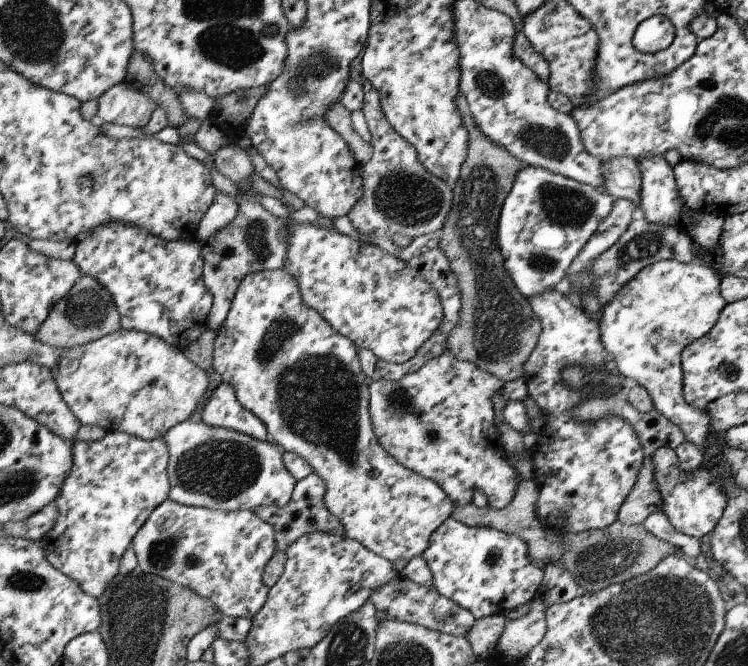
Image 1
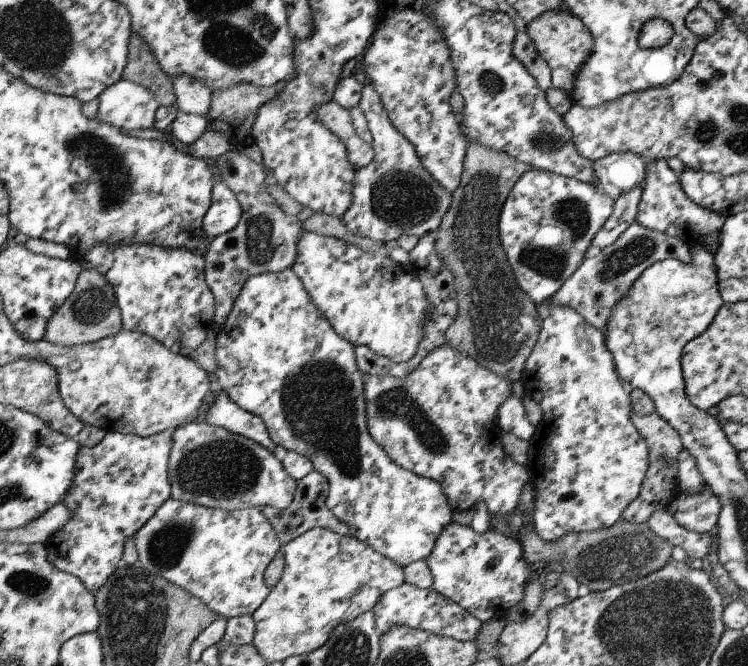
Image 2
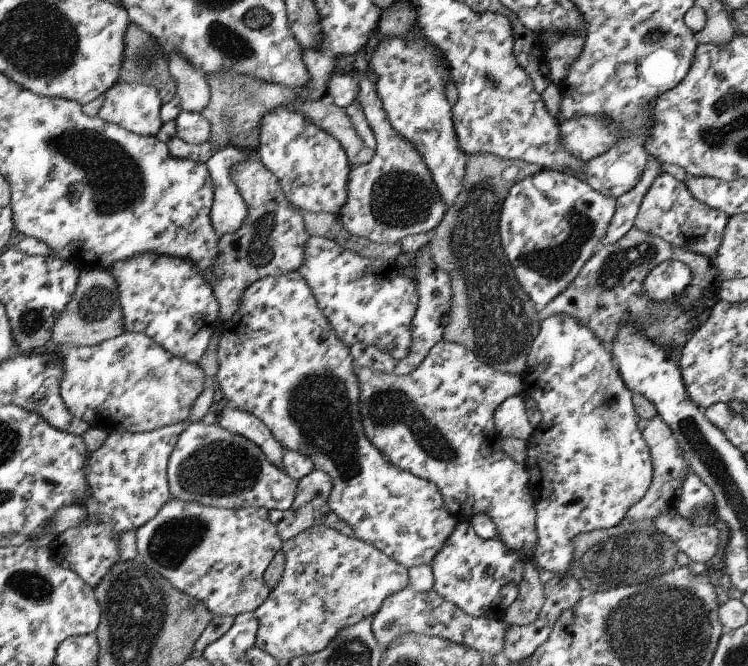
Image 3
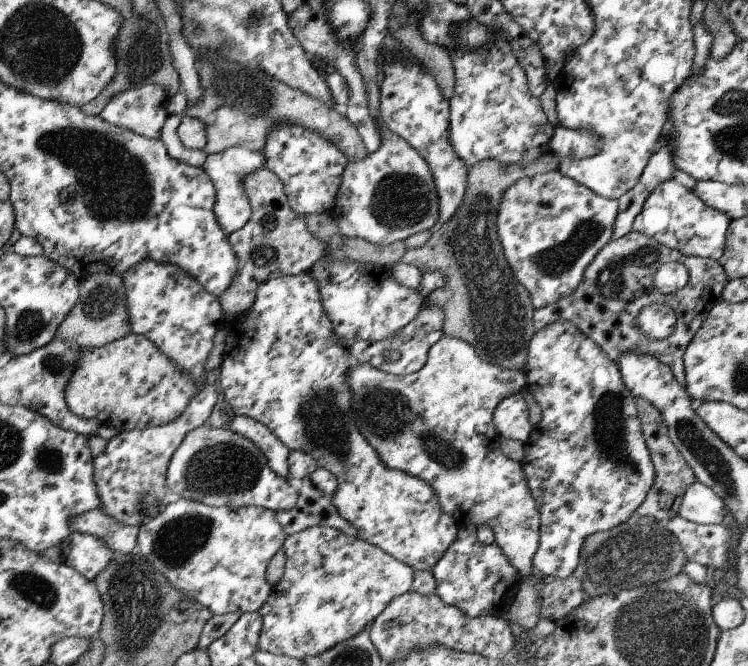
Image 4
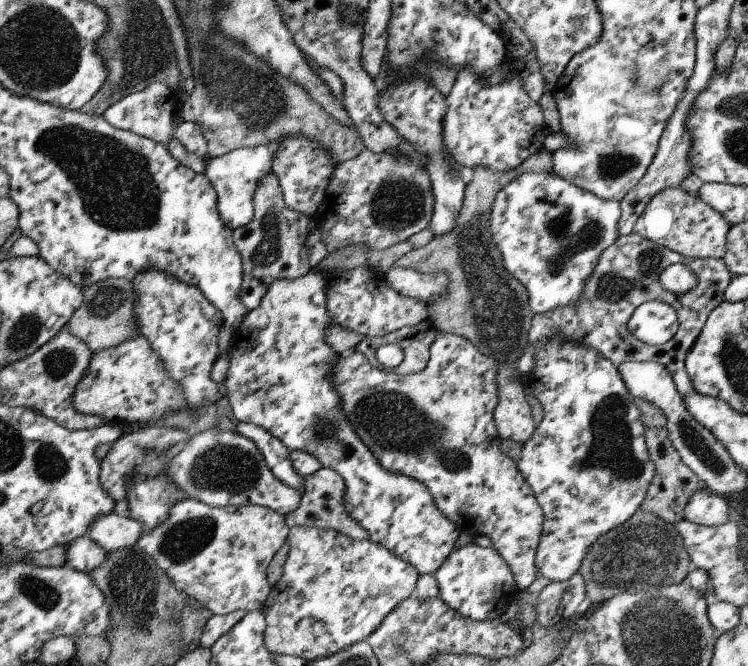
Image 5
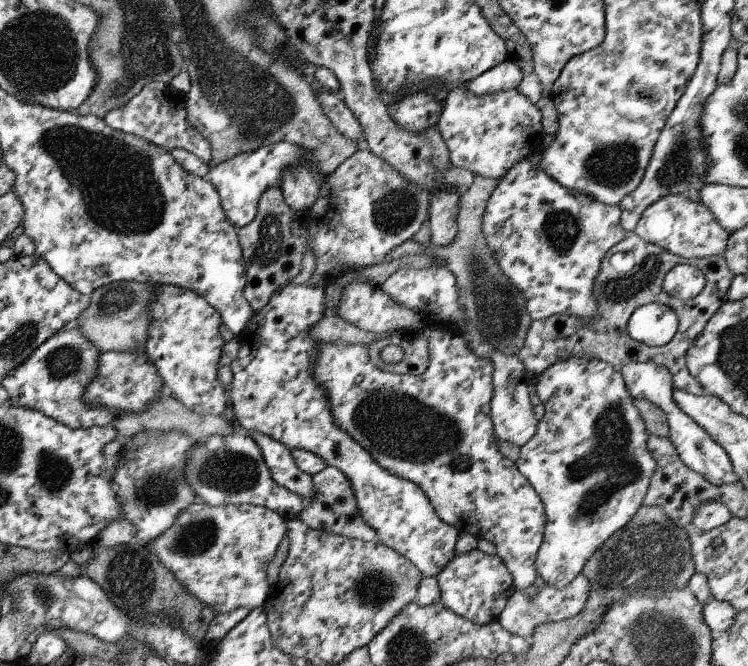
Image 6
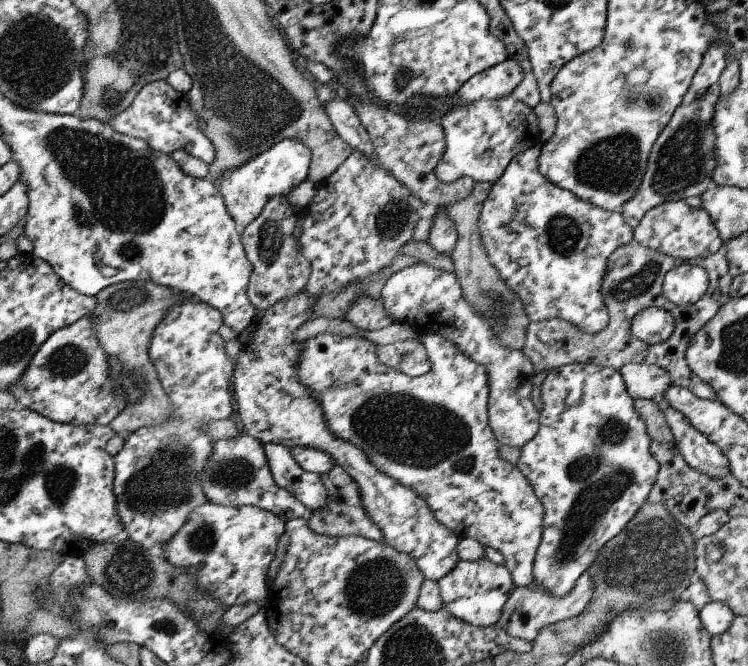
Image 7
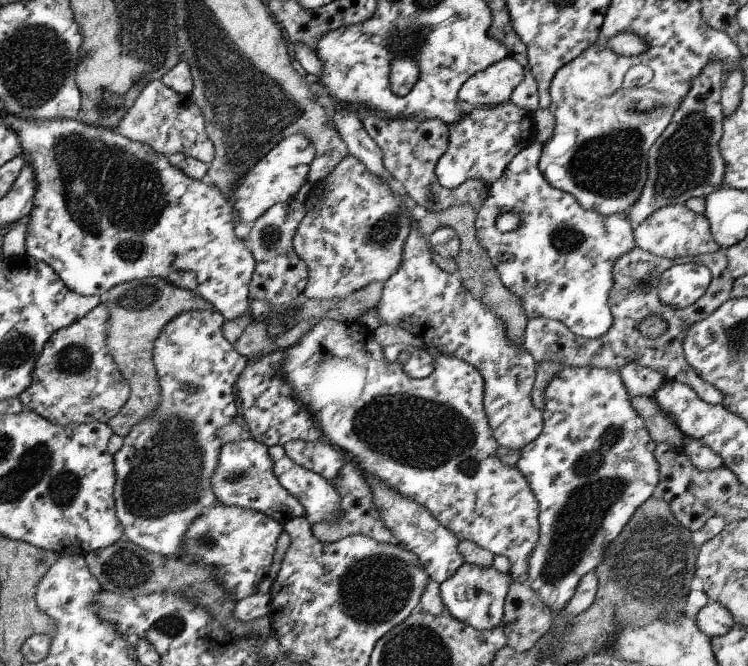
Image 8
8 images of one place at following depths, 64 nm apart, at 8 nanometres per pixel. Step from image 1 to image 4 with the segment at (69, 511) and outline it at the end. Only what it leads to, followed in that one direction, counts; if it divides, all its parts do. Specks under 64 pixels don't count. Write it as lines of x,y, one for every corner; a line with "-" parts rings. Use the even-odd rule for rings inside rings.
206,383
184,410
180,418
162,426
148,426
116,434
108,440
102,454
94,457
94,484
100,496
100,510
126,526
140,526
159,513
159,506
166,494
166,475
174,450
182,444
184,436
208,418
218,402
215,384
-
71,531
70,536
58,544
62,552
61,563
74,568
92,582
116,556
108,544
96,536

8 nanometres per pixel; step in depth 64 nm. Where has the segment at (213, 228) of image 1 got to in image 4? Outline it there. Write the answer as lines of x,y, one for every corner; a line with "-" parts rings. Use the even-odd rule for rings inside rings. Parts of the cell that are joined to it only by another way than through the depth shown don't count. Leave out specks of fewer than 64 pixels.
243,145
229,147
224,150
224,152
218,152
206,157
202,167
206,170
206,174
210,176
212,184
214,184
216,191
214,216
216,216
216,222
218,222
218,226
222,228
224,234
232,234
240,230
240,228
248,222
252,214
252,207
250,206
250,202
248,202
246,192
244,192
242,180
244,180
250,172
256,172
258,168
262,168
264,158
266,158
266,156
264,156
264,150
246,148
246,146

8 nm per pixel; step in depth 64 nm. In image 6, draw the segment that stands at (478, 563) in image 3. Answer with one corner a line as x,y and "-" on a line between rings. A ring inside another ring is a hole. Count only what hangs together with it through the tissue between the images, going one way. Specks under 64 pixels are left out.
478,548
468,554
456,553
437,576
444,607
458,616
484,625
498,621
502,610
516,590
513,576
504,561
496,554
487,554

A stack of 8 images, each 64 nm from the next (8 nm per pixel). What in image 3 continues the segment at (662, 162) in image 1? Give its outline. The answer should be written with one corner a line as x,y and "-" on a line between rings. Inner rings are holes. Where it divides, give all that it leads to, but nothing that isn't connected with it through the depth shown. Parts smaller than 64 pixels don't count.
662,168
660,176
654,178
652,186
644,195
638,214
635,218
636,228
648,234
654,234
672,246
686,248
694,254
713,259
718,254
719,244
722,244
722,234
728,224
729,216
725,212
707,207
694,200
688,192
685,183
680,182
668,168

